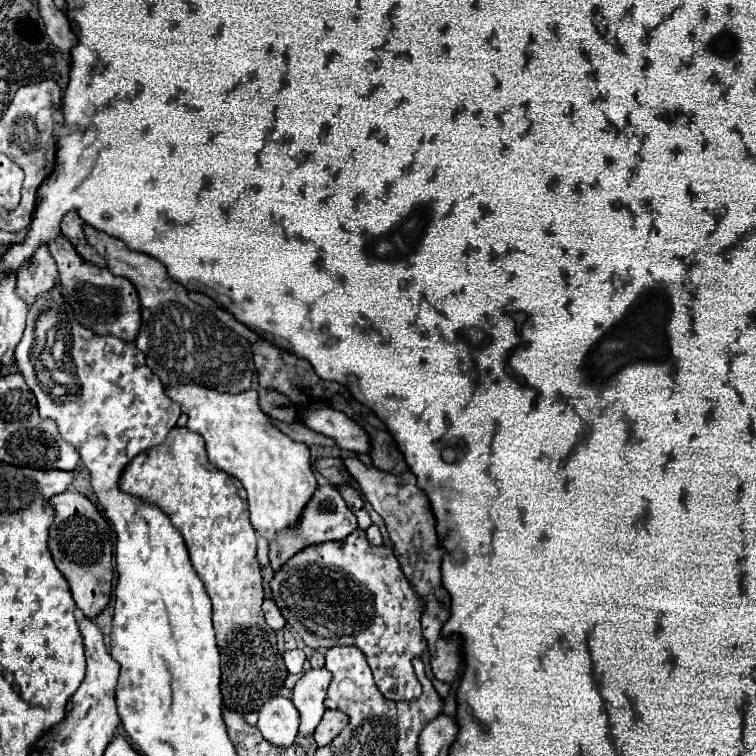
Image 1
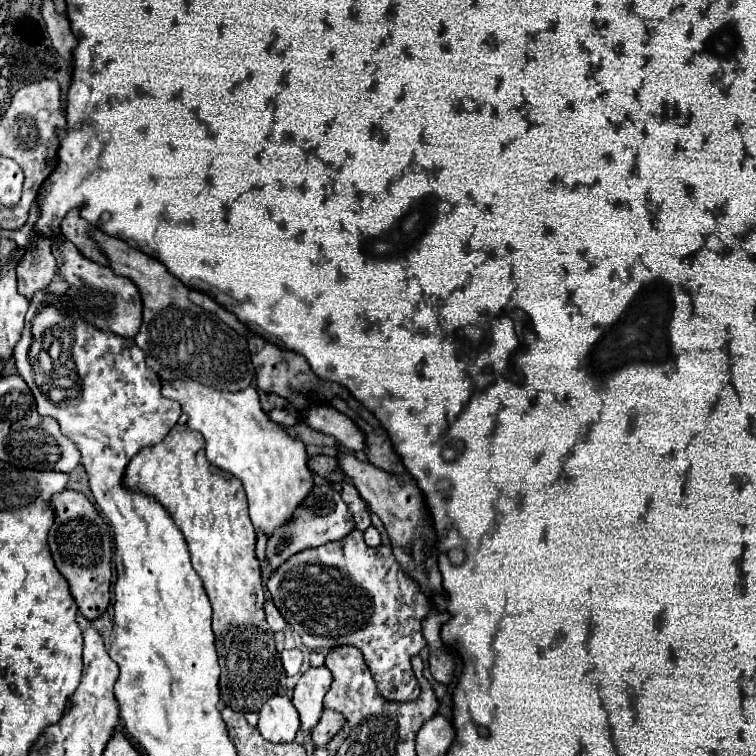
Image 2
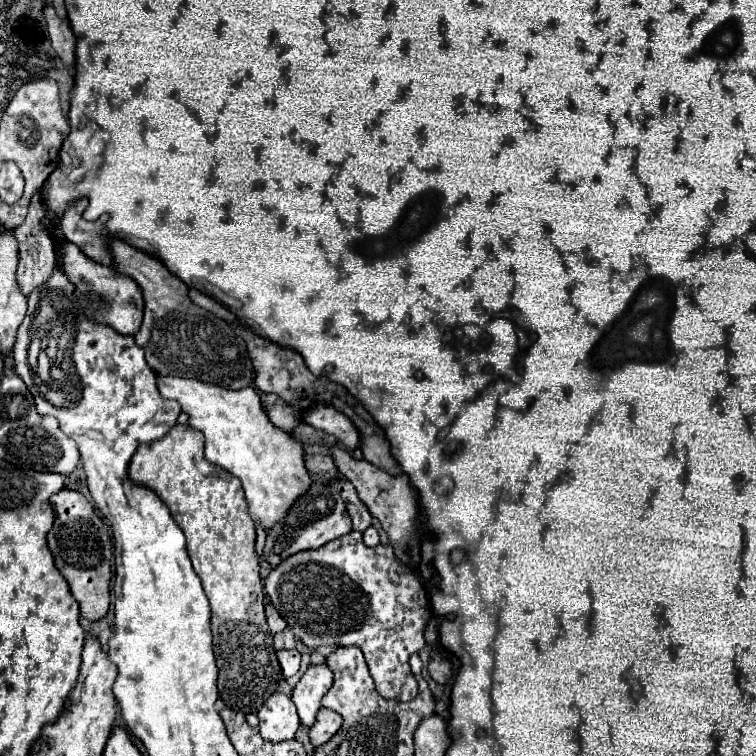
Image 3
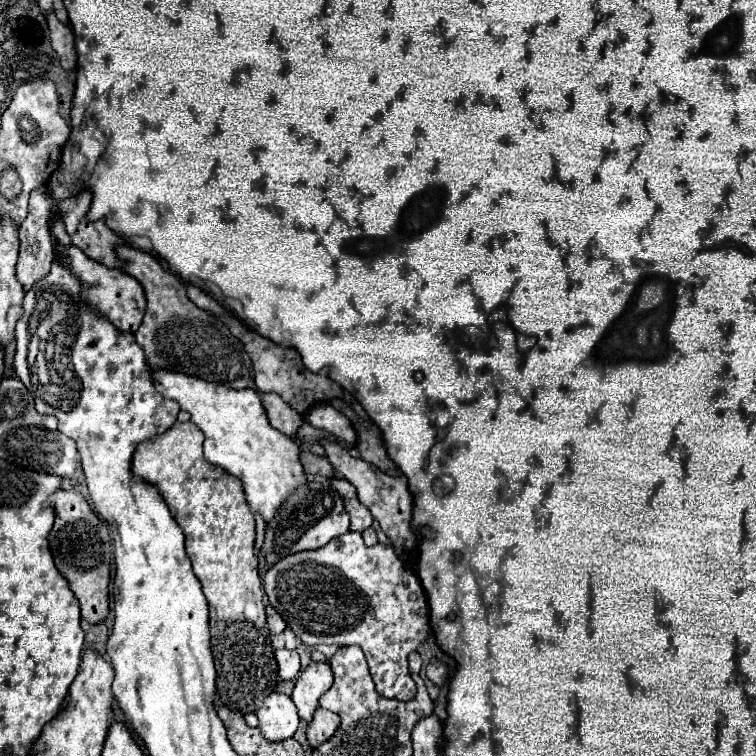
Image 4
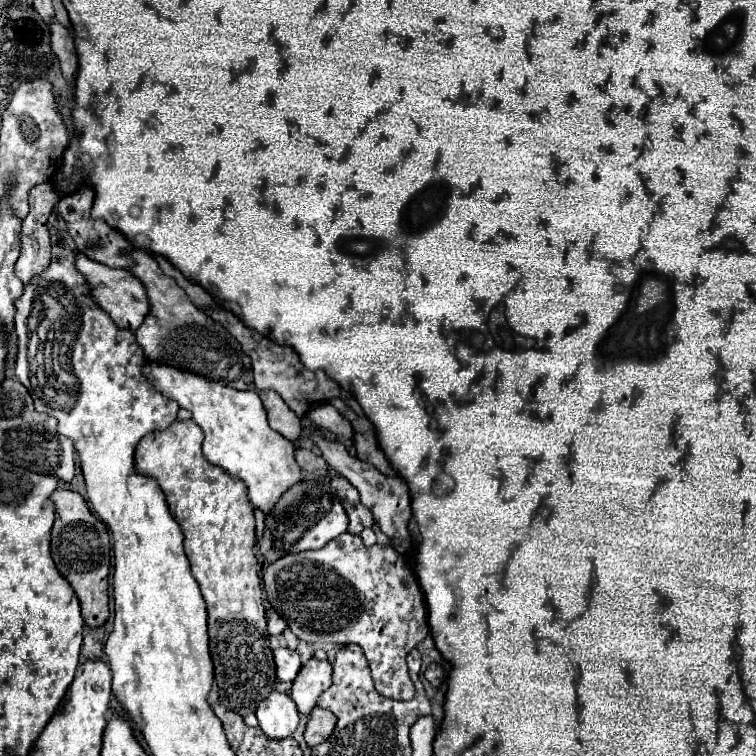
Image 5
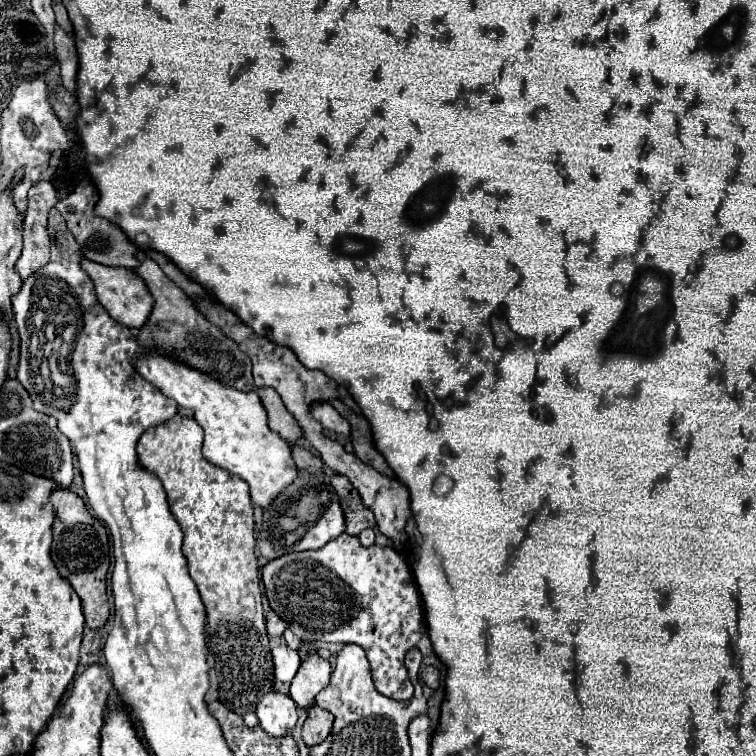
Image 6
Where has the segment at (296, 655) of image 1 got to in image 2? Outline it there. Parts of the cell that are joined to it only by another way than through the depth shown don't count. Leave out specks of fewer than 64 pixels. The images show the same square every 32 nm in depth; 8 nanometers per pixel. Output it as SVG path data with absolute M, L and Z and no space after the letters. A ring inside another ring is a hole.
M298 648L294 650L284 650L280 652L280 660L282 660L282 666L286 670L286 676L294 676L300 672L300 666L302 666L302 652Z

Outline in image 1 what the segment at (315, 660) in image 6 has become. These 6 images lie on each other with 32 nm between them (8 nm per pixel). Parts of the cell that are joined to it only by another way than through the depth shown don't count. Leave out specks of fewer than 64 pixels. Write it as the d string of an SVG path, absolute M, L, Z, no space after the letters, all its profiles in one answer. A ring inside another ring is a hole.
M326 668L308 670L294 686L292 702L300 712L300 734L312 734L324 714L324 698L330 686L330 672Z

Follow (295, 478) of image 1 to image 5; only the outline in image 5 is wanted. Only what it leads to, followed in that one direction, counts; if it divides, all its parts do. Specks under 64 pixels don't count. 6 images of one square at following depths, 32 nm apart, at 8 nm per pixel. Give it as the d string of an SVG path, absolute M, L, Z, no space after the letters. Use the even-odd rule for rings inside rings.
M144 360L144 376L162 392L166 398L172 398L192 412L192 420L204 430L204 458L238 476L248 484L248 496L254 508L260 508L264 514L272 510L278 498L296 482L300 482L300 466L294 460L294 444L280 436L268 426L264 406L254 390L234 390L222 386L220 382L206 380L204 376L194 376L194 372L184 372L172 368L170 364Z

